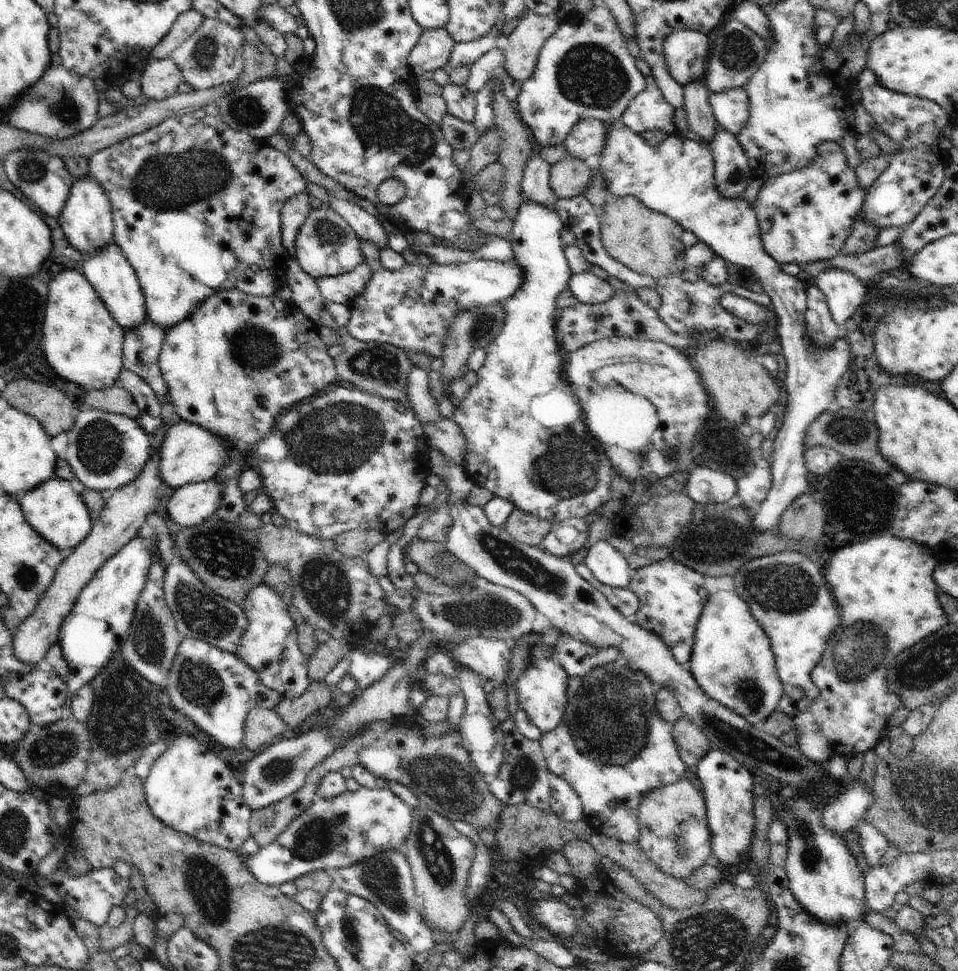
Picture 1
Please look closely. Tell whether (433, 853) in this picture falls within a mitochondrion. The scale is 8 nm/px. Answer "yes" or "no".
yes

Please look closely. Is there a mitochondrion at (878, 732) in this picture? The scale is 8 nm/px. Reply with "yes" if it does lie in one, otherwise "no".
no

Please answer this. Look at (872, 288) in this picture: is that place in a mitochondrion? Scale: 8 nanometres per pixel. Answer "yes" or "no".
no

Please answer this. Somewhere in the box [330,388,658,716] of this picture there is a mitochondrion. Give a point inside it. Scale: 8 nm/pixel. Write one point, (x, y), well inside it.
(567, 466)

